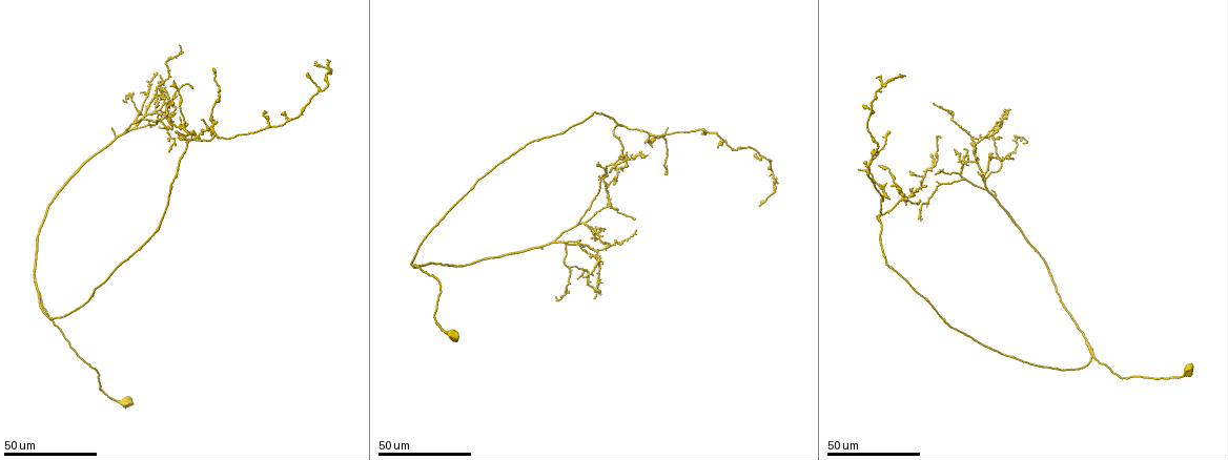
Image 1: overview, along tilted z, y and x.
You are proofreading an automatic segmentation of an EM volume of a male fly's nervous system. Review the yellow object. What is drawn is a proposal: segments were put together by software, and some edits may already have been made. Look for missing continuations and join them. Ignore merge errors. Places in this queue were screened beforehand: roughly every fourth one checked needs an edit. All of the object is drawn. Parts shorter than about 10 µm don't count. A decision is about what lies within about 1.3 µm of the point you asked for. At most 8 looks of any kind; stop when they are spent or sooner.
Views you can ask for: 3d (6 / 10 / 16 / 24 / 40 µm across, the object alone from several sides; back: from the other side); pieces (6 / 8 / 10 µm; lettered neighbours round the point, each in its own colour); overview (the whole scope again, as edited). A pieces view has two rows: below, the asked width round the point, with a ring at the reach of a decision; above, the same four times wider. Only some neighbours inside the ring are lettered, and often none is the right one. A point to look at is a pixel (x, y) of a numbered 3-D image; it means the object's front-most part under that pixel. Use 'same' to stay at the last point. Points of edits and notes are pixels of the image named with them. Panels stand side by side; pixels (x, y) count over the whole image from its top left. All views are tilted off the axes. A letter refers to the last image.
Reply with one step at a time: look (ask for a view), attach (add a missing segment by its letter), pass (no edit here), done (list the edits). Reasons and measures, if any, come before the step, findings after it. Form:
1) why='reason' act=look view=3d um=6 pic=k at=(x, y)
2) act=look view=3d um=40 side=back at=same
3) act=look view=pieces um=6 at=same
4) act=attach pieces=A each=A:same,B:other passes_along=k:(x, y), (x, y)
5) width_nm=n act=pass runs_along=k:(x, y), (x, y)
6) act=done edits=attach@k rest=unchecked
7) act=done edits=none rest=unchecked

why='branch stops here' act=look view=3d um=40 pic=1 at=(163, 89)

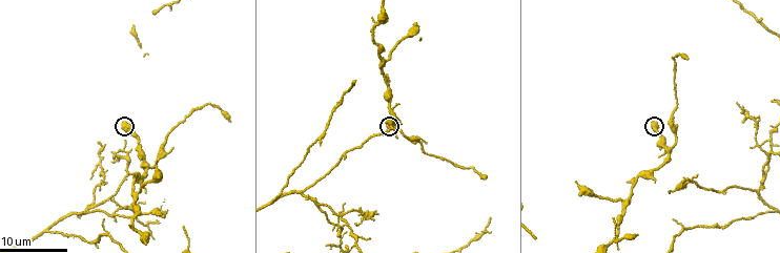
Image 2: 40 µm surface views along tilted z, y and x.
act=look view=pieces um=8 pic=2 at=(124, 125)

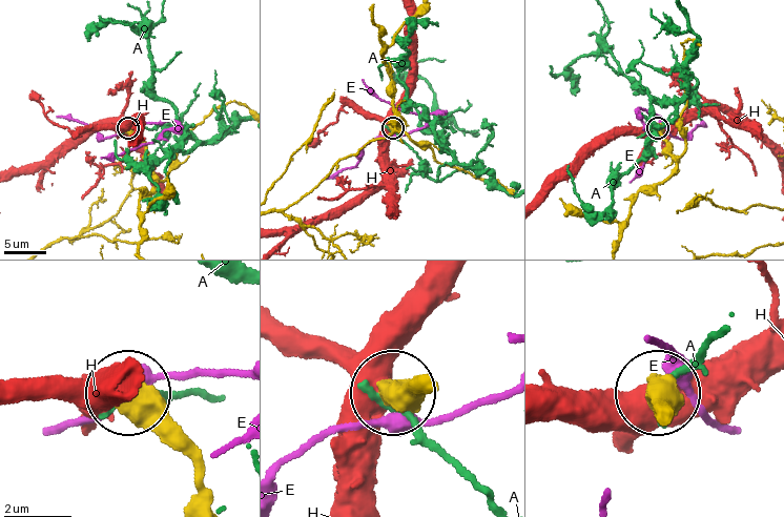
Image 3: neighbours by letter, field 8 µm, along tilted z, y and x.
act=pass each=A:other,E:other,H:other found='no lettered segment goes on from it'

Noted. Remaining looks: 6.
why='end of a long branch' act=look view=3d um=40 pic=1 at=(667, 174)

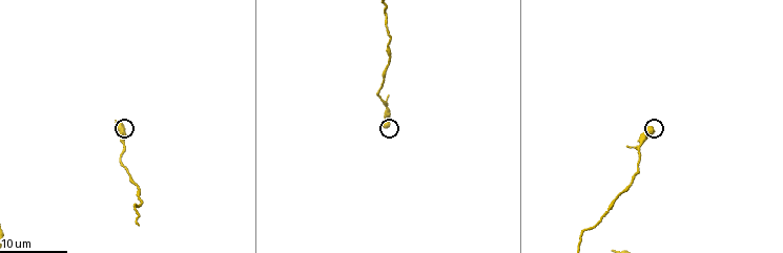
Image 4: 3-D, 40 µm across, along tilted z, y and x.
act=look view=pieces um=6 pic=4 at=(118, 123)

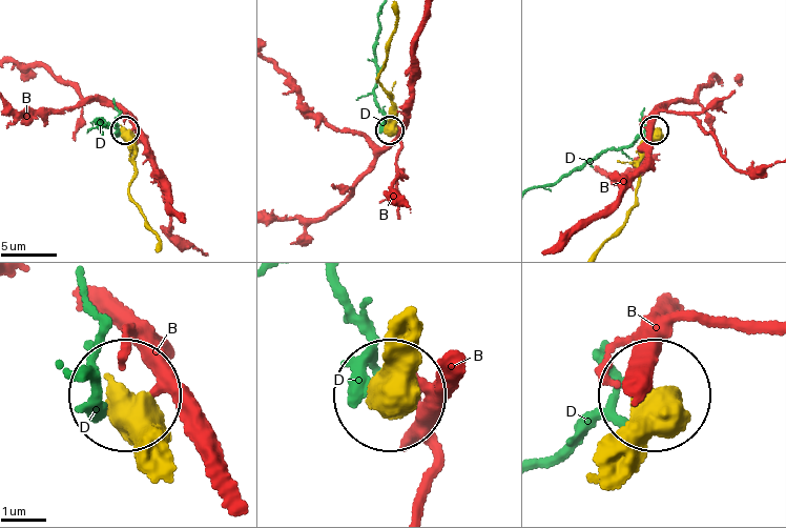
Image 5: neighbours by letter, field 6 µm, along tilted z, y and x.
act=pass each=B:other,D:other found='no lettered segment goes on from it'

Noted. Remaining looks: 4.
act=look view=3d um=40 pic=1 at=(882, 91)

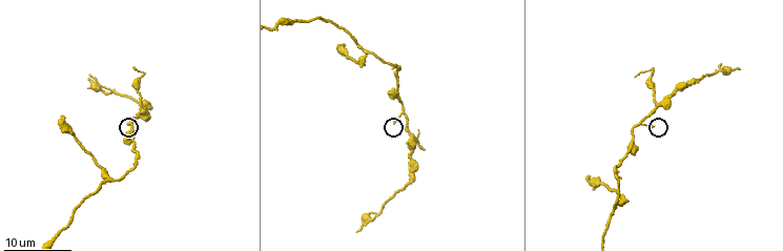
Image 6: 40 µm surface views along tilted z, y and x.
act=look view=pieces um=8 pic=6 at=(651, 128)

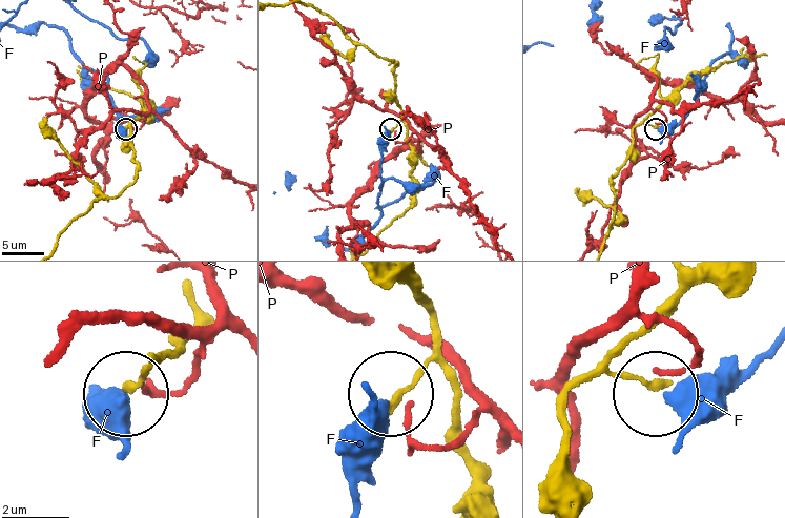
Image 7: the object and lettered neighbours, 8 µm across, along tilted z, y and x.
act=pass each=F:other,P:other runs_along=7:(411, 280), (431, 343), (416, 378), (392, 392) found='no lettered segment goes on from it'

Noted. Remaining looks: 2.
why='thin end' act=look view=3d um=40 pic=1 at=(630, 153)

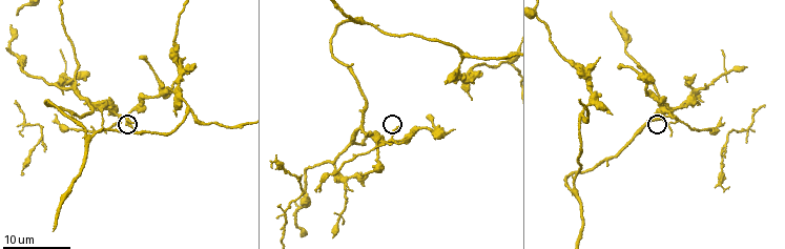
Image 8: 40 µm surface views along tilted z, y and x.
act=look view=pieces um=6 pic=8 at=(396, 126)

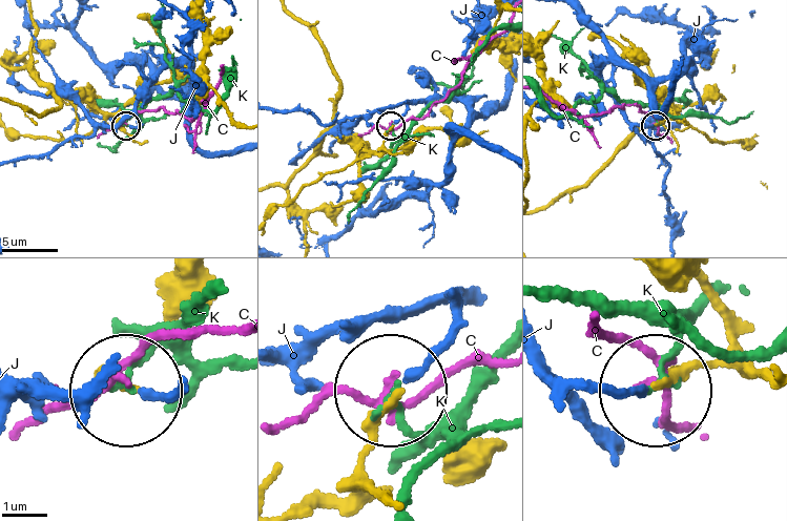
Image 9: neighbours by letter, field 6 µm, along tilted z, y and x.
act=pass each=C:other,J:other,K:other found='none of them fits'

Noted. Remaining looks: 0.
act=done edits=none rest=unchecked

